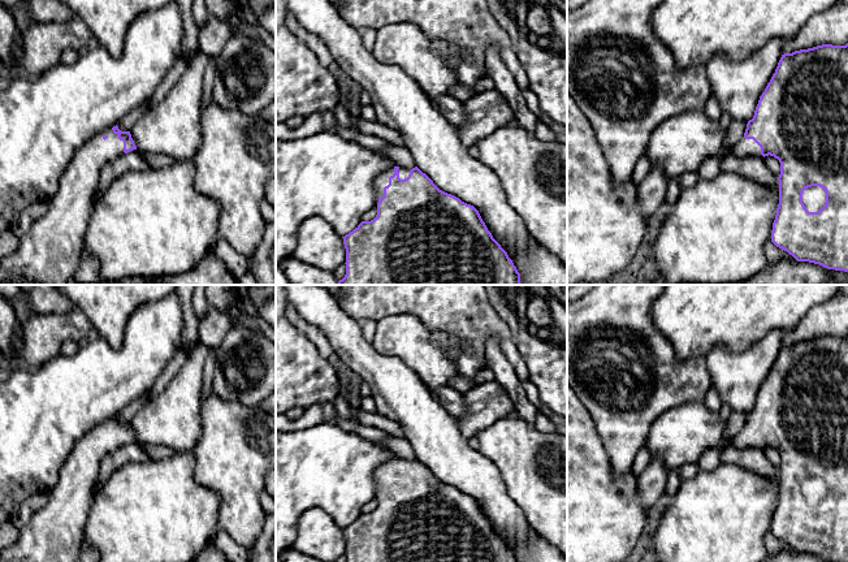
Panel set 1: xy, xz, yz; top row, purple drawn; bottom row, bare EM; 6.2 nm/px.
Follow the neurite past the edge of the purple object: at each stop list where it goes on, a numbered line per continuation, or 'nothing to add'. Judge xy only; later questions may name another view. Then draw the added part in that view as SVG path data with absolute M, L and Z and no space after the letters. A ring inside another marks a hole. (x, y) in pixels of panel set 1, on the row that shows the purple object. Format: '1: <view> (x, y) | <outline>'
1: xy (50, 253) | M112 127L82 144L60 178L56 194L47 202L46 212L20 237L17 250L0 259L0 285L66 285L83 260L85 235L99 186L101 169L124 152L124 142Z

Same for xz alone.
1: xz (383, 180) | M390 168L386 172L382 172L380 176L375 178L375 189L377 193L377 198L384 196L384 187L389 185L389 177L394 174L394 168Z

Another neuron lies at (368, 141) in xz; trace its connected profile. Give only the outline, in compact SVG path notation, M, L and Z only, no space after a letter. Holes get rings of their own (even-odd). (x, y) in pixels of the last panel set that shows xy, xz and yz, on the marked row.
M358 133L358 135L354 139L358 144L368 148L368 150L373 150L373 151L378 151L382 150L385 147L388 147L390 143L380 137L372 135L372 134L363 134L363 133Z

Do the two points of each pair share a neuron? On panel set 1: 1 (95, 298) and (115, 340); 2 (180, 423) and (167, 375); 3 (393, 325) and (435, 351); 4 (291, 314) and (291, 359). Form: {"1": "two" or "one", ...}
{"1": "one", "2": "two", "3": "one", "4": "two"}

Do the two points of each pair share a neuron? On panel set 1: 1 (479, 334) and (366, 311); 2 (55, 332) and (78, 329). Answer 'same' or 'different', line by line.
1: same
2: same

